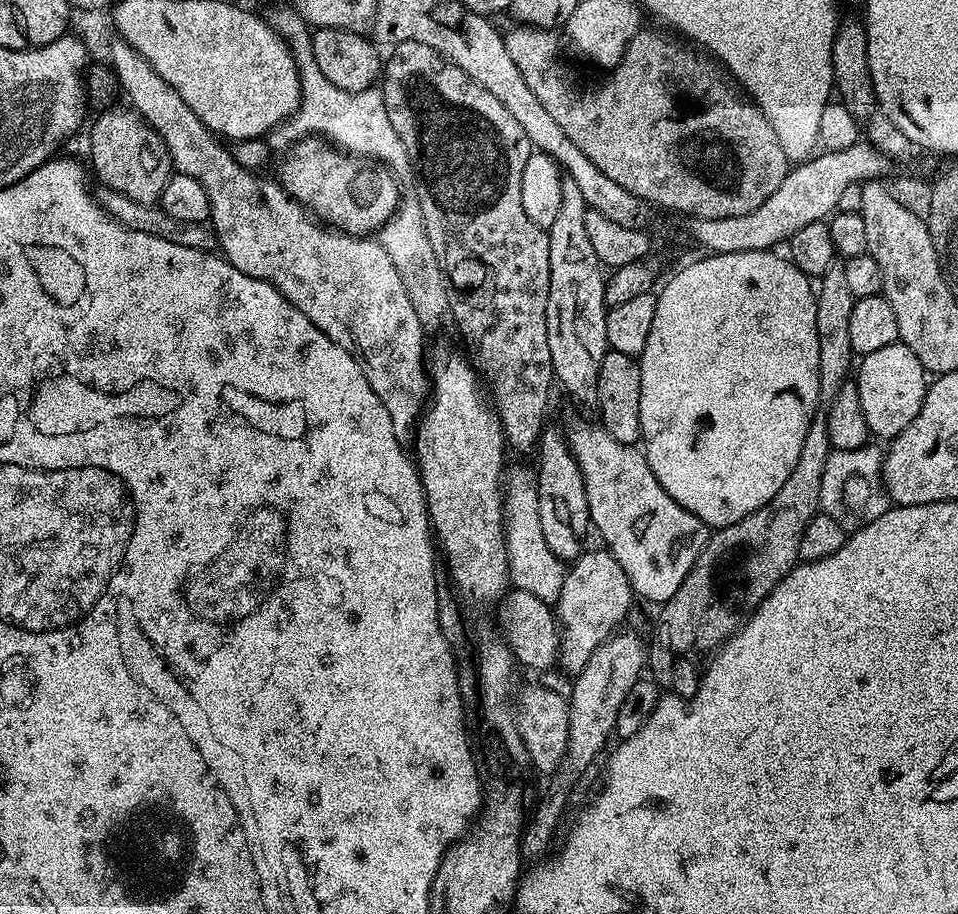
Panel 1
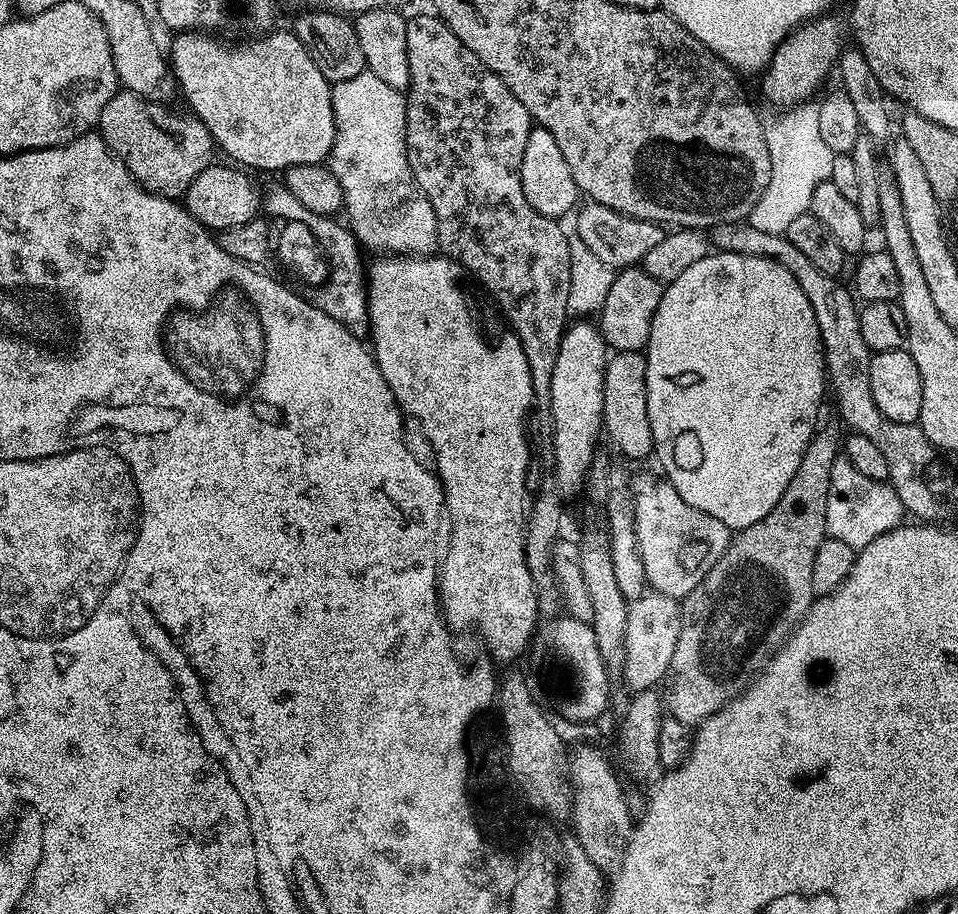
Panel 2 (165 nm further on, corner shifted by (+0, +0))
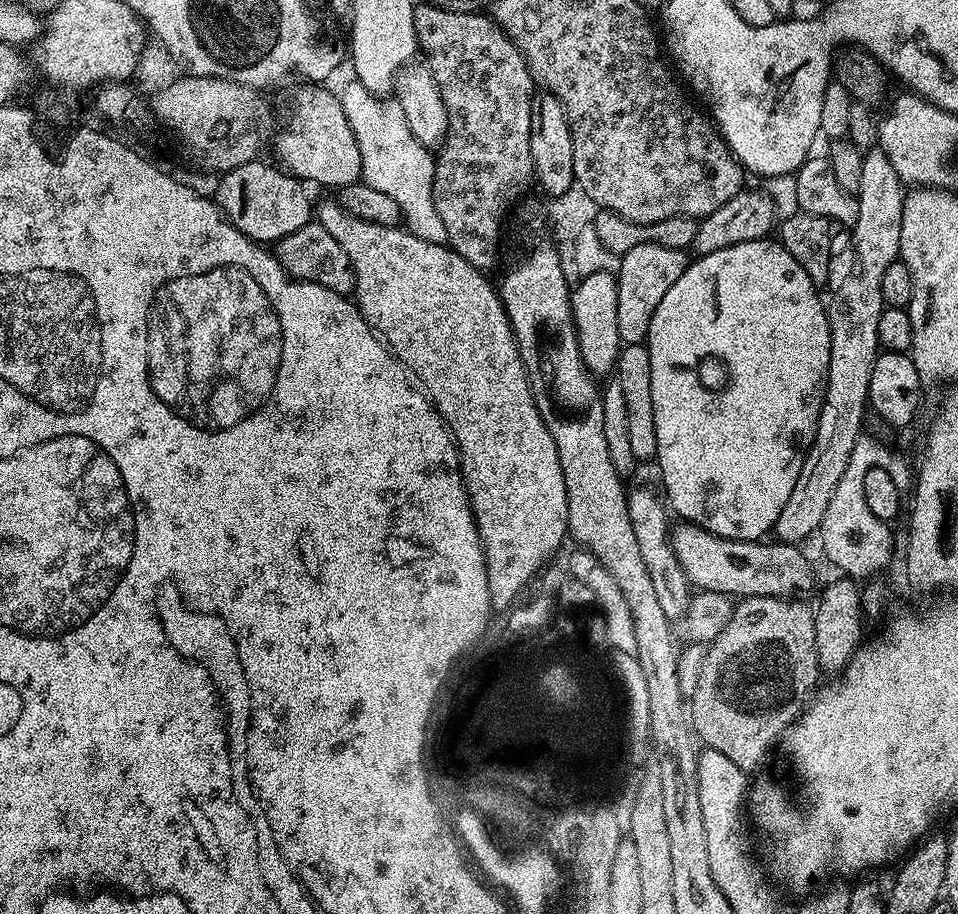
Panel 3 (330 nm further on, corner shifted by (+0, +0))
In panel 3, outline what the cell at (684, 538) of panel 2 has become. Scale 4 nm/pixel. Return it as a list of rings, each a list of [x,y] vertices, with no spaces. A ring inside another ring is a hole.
[[[680,522],[671,529],[670,535],[672,537],[672,549],[678,558],[678,562],[682,566],[682,570],[686,574],[689,585],[695,586],[697,589],[706,591],[720,591],[733,598],[743,598],[746,596],[782,596],[785,598],[795,597],[797,594],[804,594],[800,592],[808,592],[812,588],[812,564],[799,551],[801,550],[795,544],[786,544],[783,542],[771,542],[772,544],[764,544],[768,542],[761,542],[760,540],[727,540],[721,536],[715,536],[712,532],[707,532],[704,528],[699,528],[696,524],[689,524],[687,522]]]

